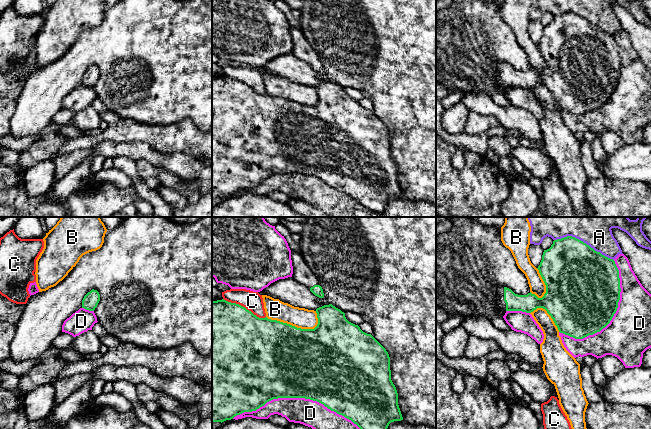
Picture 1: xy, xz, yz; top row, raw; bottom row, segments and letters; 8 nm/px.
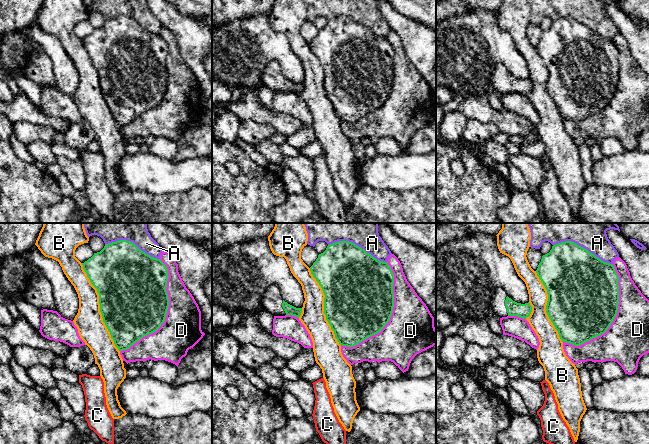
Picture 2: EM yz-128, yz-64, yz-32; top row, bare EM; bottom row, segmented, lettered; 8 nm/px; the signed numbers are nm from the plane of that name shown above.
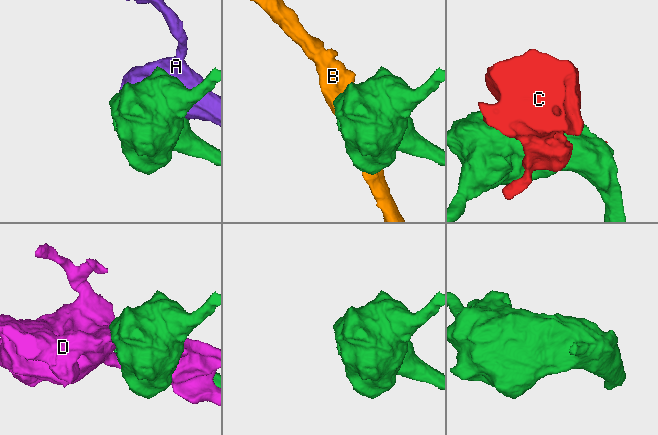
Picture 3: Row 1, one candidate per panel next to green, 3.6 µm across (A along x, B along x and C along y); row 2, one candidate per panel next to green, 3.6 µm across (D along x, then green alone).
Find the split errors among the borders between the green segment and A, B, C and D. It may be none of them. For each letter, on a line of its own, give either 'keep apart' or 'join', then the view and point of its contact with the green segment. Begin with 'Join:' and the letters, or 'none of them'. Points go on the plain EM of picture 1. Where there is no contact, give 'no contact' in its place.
Join: none of them
A: keep apart | yz (583, 18)
B: keep apart | xz (291, 101)
C: keep apart | xz (244, 83)
D: keep apart | xz (306, 174)

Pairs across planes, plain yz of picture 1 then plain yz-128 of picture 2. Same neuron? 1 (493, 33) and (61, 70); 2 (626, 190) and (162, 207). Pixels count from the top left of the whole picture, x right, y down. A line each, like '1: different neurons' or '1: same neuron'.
1: same neuron
2: same neuron

